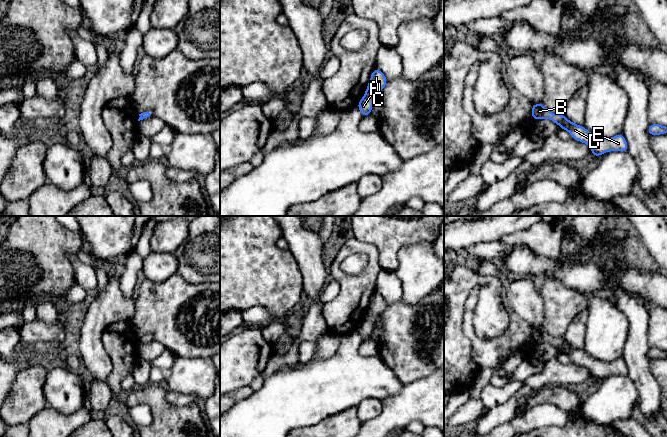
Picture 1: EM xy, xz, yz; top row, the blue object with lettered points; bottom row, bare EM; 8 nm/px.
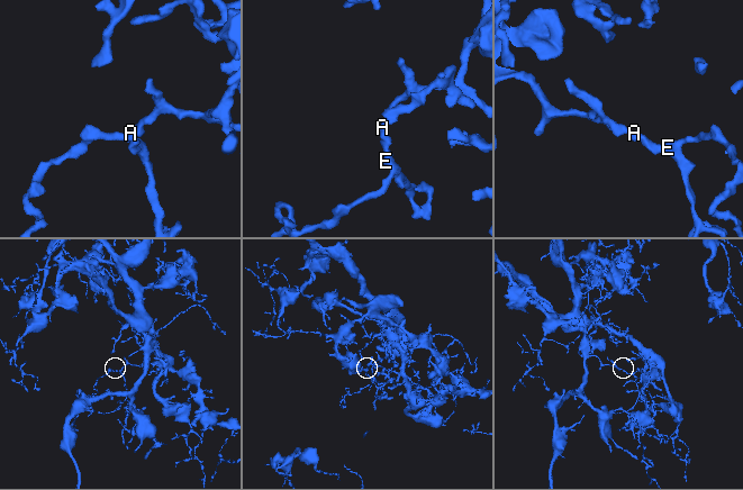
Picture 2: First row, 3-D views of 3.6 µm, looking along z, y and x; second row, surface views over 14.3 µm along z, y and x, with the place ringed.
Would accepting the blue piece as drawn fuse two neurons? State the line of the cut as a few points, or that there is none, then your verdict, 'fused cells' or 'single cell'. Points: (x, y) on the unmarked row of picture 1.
no cut | single cell

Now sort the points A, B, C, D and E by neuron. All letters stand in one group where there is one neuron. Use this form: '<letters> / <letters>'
A B C D E

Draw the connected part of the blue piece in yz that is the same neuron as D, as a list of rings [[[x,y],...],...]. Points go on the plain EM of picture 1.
[[[542,327],[533,328],[531,340],[535,344],[550,342],[562,354],[569,355],[573,363],[588,368],[593,381],[603,379],[608,375],[628,375],[628,368],[623,358],[618,358],[610,363],[596,360],[586,354],[584,350],[579,350],[569,345],[564,338],[552,338]]]

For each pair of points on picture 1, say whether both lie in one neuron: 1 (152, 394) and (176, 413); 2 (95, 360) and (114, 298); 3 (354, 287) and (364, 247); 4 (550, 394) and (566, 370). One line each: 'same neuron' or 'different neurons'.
1: same neuron
2: same neuron
3: same neuron
4: different neurons

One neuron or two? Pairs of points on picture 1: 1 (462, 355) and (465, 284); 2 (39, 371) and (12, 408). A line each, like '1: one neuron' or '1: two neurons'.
1: one neuron
2: one neuron

